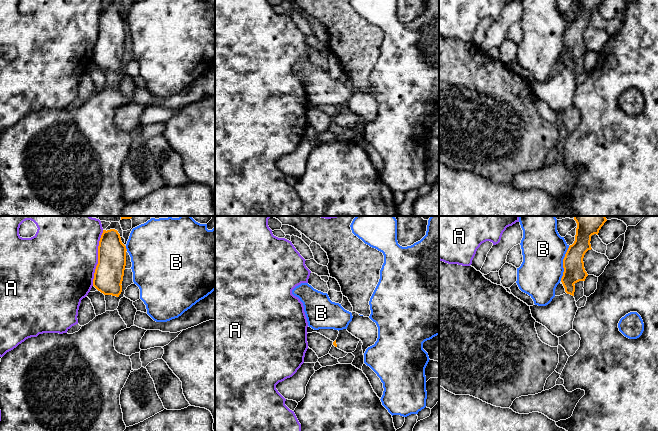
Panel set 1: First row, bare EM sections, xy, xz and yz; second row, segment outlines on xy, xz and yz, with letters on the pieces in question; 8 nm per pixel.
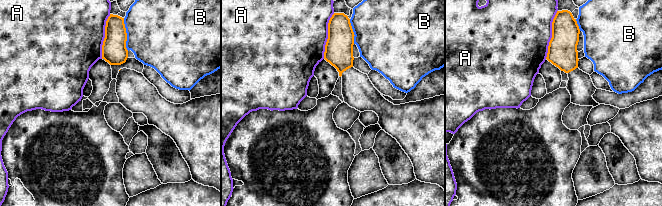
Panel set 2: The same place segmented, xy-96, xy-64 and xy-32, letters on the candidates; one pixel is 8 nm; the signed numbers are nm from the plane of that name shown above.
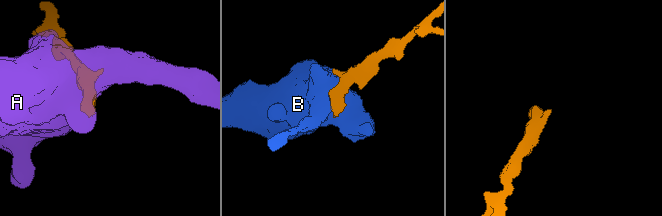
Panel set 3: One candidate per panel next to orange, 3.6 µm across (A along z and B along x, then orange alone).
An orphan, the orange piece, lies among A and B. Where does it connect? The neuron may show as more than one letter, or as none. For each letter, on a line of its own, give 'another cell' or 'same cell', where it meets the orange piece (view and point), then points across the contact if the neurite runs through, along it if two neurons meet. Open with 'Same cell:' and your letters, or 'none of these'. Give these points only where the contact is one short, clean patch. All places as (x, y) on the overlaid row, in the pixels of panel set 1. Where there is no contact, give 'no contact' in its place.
Same cell: none of these
A: another cell; contact xy (98, 258)
B: another cell; contact yz (563, 263); border yz (569, 246), (563, 259), (563, 275), (560, 280)

